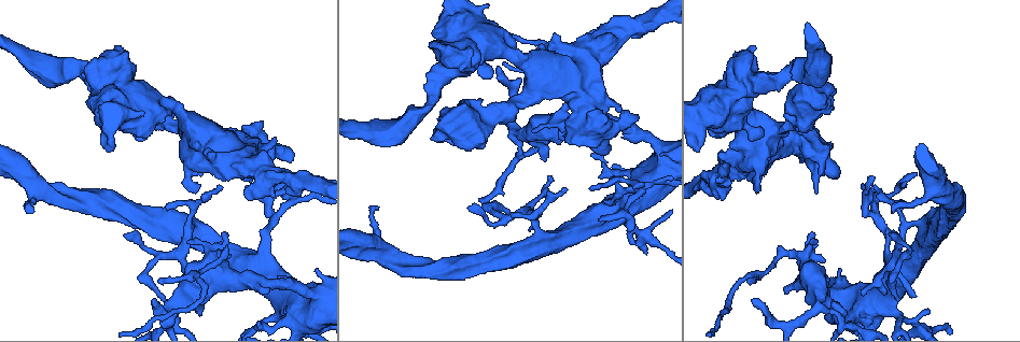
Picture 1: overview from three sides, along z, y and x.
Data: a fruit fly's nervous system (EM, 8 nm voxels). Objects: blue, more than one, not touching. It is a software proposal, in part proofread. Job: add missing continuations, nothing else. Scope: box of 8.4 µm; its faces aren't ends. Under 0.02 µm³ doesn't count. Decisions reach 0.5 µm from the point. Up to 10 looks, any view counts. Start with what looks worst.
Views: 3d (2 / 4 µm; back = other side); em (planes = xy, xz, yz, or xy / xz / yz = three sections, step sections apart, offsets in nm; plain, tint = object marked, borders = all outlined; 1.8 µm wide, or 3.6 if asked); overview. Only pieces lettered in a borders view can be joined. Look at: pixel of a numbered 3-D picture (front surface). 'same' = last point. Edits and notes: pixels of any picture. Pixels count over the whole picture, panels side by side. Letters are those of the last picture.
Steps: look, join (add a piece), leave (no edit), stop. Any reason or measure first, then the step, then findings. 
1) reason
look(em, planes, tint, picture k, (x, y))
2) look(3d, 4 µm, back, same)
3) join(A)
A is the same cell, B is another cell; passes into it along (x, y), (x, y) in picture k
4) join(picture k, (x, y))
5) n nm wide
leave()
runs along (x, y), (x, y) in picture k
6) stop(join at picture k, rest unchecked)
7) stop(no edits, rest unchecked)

thin neck
look(3d, 2 µm, back, picture 1, (263, 166))

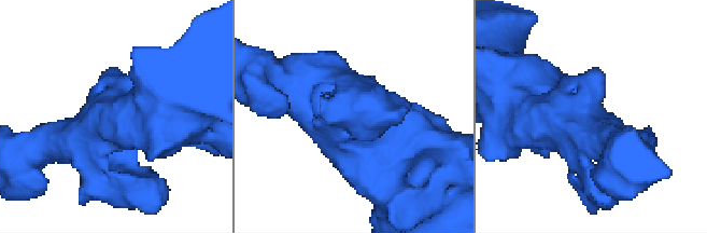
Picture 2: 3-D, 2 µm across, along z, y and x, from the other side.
3 arms; arms of 280, 300, 300 nm
look(em, xy, step 8, tint, picture 2, (595, 117))

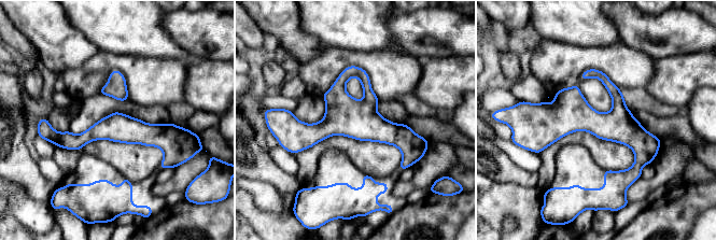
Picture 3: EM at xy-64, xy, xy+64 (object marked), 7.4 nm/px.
look(em, planes, borders, same)

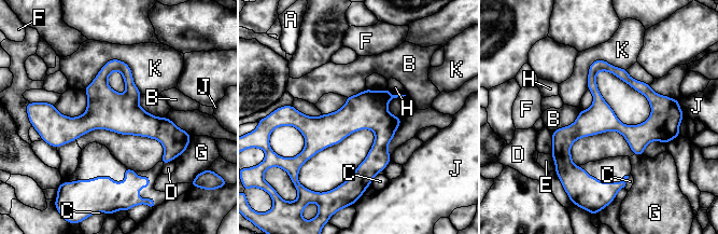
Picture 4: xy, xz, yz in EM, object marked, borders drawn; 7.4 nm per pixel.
220 nm wide
leave()
A, B, C, D, E, F, G, H, J and K are other cells; runs along (53, 120), (136, 121), (179, 134) in picture 4; none of them fits

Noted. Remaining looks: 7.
two arms in line, one across
look(em, 3.6 µm, planes, borders, picture 1, (286, 307))

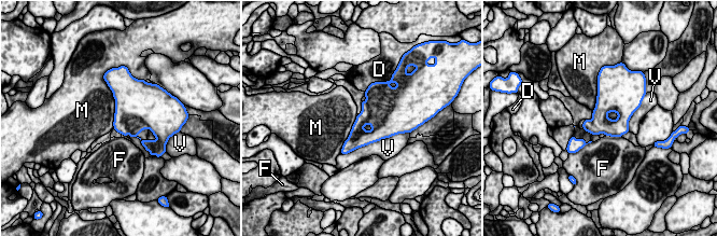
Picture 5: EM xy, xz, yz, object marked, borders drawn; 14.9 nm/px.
leave()
D, F, M and V are other cells; border along (108, 86), (114, 99), (114, 127) in picture 5; no lettered piece goes on from it

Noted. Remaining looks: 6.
free end
look(3d, 4 µm, back, picture 1, (460, 69))

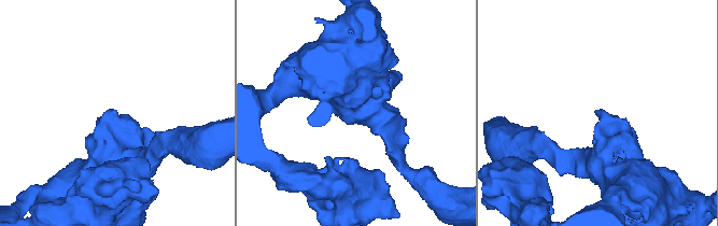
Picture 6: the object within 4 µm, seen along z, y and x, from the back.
look(em, yz, step 4, tint, picture 6, (112, 109))

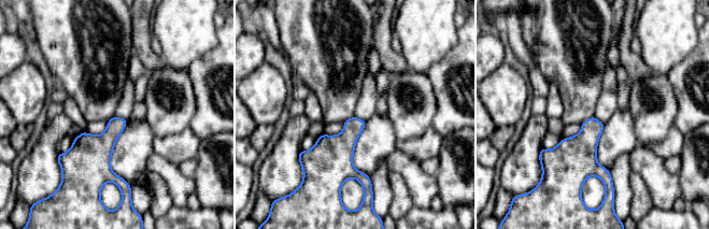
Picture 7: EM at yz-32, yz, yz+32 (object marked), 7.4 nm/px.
look(em, yz, step 4, borders, same)

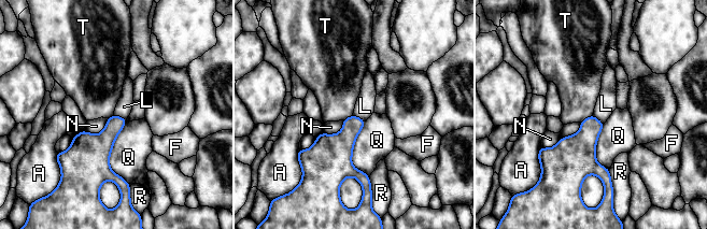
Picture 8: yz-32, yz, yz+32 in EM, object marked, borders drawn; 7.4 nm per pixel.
leave()
A, F, L, N, Q, R and T are other cells; border along (114, 114), (126, 120) in picture 8; none of them fits

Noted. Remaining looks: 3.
stop(no edits, rest unchecked)

